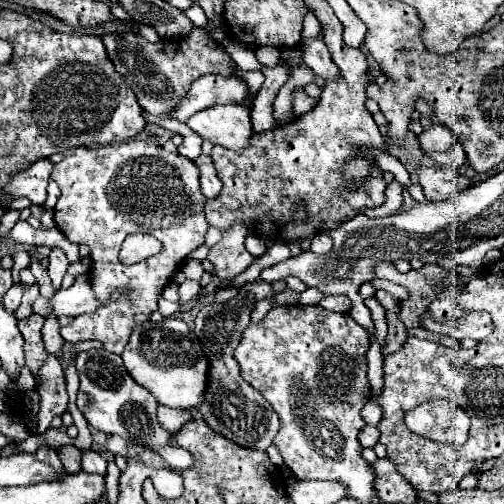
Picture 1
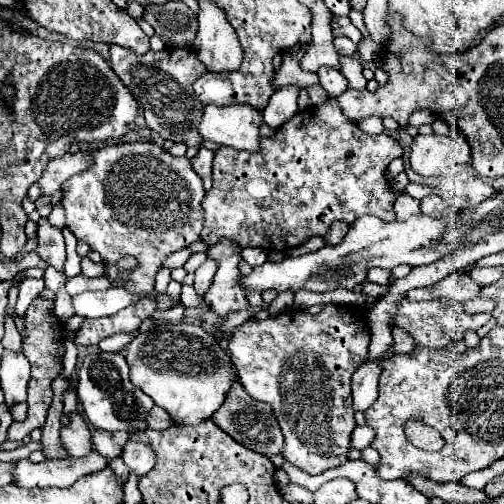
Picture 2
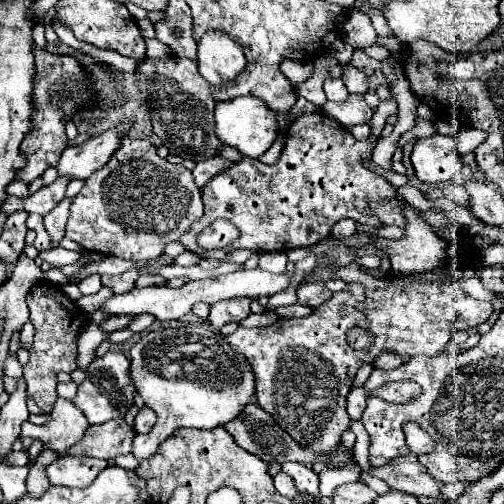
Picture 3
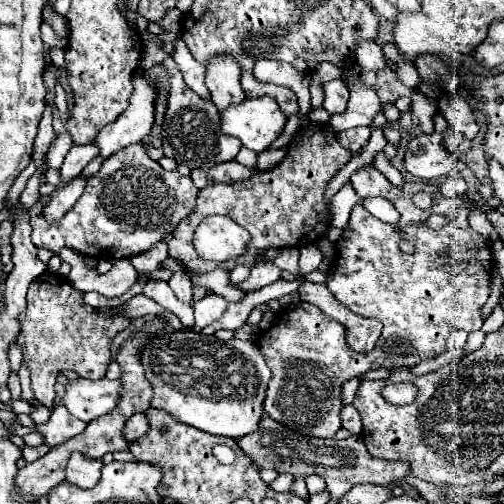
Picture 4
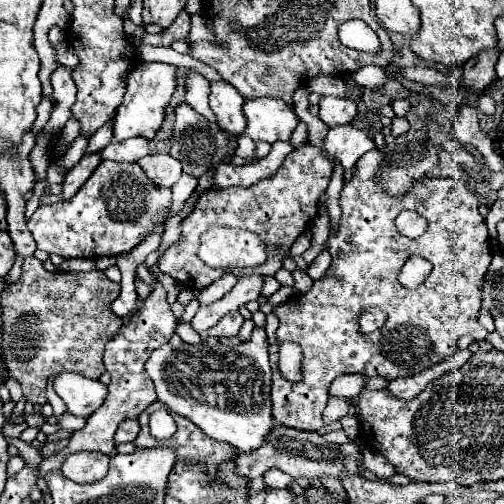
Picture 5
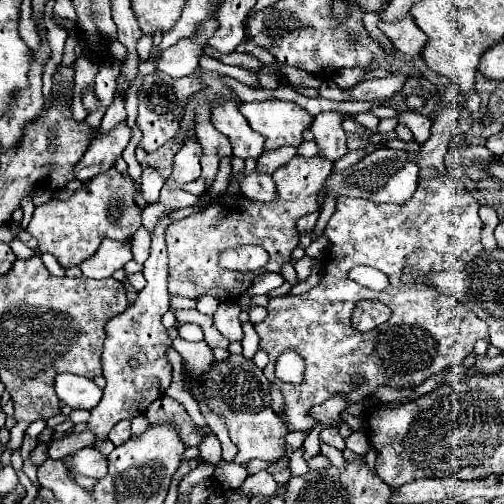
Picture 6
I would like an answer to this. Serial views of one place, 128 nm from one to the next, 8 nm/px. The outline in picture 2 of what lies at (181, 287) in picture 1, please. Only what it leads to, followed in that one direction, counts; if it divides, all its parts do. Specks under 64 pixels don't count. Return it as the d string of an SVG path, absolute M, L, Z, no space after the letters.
M184 284L182 286L182 304L186 306L186 308L194 308L194 306L198 306L200 302L202 302L202 298L198 298L196 296L196 292L194 292L194 288L192 286L188 286L188 284Z

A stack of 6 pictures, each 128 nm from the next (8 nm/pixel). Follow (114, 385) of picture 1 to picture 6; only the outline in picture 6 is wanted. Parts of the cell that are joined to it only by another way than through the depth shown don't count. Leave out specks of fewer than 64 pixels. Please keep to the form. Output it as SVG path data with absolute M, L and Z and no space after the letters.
M58 374L56 394L66 406L82 410L92 410L102 398L102 390L94 384L94 380L76 374Z

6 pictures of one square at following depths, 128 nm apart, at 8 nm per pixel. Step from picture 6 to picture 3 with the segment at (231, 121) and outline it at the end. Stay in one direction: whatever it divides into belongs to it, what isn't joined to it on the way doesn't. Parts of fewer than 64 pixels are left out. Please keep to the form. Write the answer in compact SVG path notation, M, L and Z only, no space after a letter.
M206 32L198 42L198 70L210 84L234 80L244 66L244 48L226 32Z

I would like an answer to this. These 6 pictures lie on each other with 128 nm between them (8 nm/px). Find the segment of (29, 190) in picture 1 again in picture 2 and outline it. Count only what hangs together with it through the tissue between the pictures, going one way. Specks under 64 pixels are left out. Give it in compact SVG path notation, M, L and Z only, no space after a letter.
M76 152L76 154L66 154L62 158L56 158L56 160L50 160L48 166L44 168L40 180L36 182L38 188L42 190L42 196L50 196L52 192L60 190L60 184L76 174L76 172L82 172L82 168L86 168L90 164L90 158L86 152Z

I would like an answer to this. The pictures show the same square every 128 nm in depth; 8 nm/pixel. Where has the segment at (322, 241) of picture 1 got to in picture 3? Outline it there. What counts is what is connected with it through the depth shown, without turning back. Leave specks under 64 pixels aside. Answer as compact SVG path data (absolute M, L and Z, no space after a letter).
M340 220L332 228L332 236L340 238L340 240L350 238L352 234L356 234L356 226L358 226L358 222L354 222L354 220Z

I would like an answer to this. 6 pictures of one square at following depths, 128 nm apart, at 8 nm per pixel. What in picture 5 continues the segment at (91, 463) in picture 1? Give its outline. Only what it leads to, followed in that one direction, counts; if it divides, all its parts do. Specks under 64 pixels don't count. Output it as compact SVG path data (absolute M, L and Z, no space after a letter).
M64 412L64 414L58 418L58 426L60 426L62 430L70 430L70 432L76 432L76 430L84 428L84 424L86 424L84 418L72 416L72 414L68 414L68 412Z

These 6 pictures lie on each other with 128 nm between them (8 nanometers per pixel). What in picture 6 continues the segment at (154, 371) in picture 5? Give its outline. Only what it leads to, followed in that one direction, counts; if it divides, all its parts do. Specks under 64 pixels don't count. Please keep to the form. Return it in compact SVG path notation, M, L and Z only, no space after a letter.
M230 354L226 360L212 364L212 368L202 376L206 380L192 380L188 374L184 378L186 392L196 398L204 398L208 408L228 426L230 440L238 448L238 457L233 462L246 464L254 458L276 462L284 454L284 436L288 430L284 428L282 418L272 410L270 380L252 360L244 358L242 354Z

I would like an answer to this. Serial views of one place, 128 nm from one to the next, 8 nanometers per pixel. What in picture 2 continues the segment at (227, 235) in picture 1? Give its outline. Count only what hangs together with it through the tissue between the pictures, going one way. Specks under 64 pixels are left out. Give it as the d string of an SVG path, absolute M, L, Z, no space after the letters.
M218 240L208 250L208 258L212 258L218 264L218 270L212 280L212 286L204 294L204 300L218 316L250 308L250 302L244 296L244 290L240 288L242 278L238 270L238 264L242 260L240 252L242 246L236 244L234 240Z

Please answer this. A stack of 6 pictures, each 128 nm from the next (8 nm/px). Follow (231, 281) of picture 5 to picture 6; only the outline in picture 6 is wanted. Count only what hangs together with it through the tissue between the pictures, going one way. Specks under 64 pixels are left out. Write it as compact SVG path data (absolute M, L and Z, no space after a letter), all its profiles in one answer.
M206 294L206 296L200 296L200 298L198 298L198 312L212 316L212 314L216 312L216 308L220 306L220 302L222 302L220 298L216 298L216 296L210 296L210 294Z

